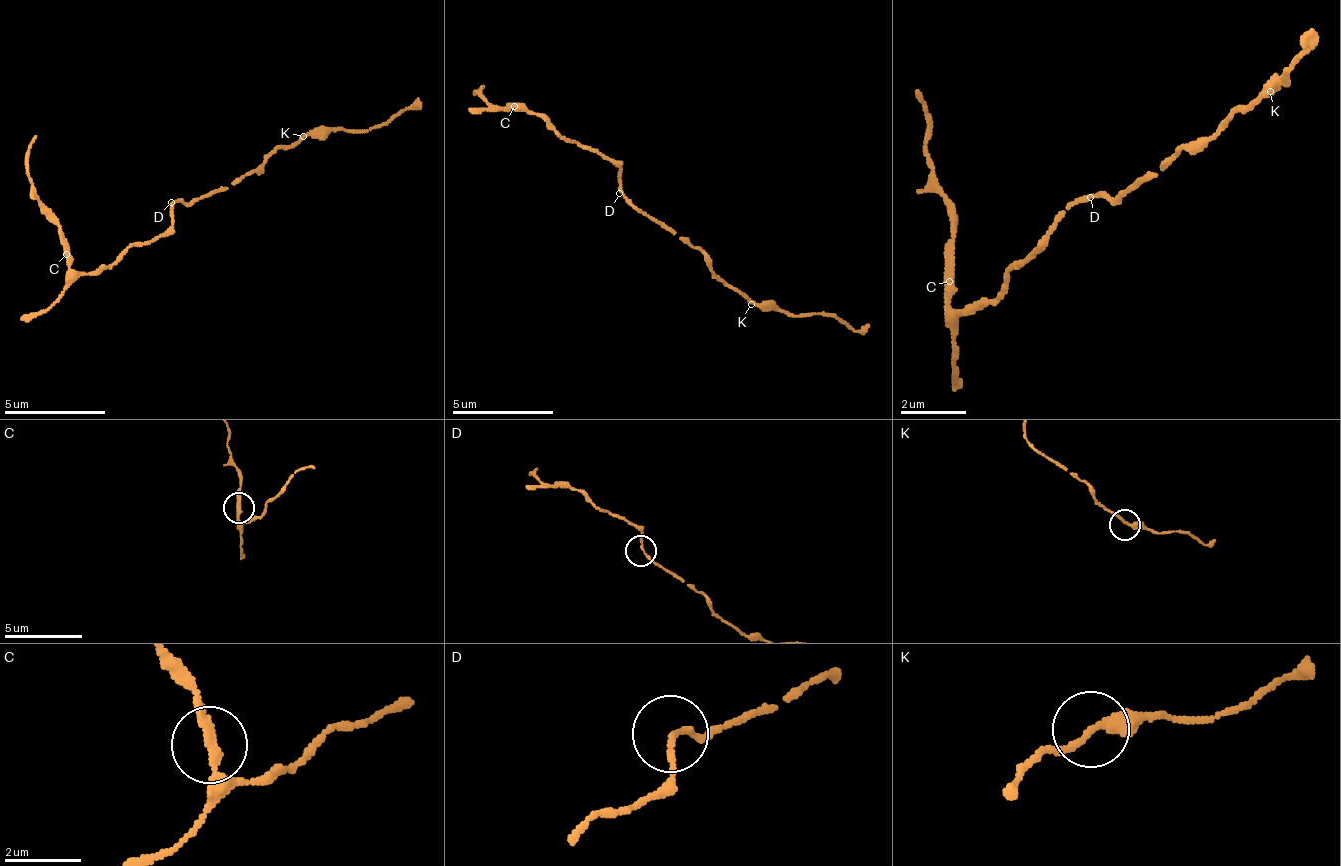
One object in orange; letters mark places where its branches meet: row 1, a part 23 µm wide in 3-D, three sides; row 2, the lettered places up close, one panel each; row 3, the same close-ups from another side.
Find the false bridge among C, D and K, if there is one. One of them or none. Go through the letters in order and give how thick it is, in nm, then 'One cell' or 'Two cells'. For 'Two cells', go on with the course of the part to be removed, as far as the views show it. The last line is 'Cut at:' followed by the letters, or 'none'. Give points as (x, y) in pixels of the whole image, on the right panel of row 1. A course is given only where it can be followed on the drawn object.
C: Thickness 240 nm. One cell
D: Thickness 130 nm. One cell
K: Thickness 240 nm. One cell
Cut at: none

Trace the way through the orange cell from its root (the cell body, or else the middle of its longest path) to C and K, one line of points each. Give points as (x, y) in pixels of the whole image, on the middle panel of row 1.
C: (624, 193), (619, 188), (619, 173), (599, 153), (589, 153), (574, 142), (563, 142), (533, 112), (513, 107)
K: (624, 193), (644, 213), (685, 239), (705, 264), (751, 304)

